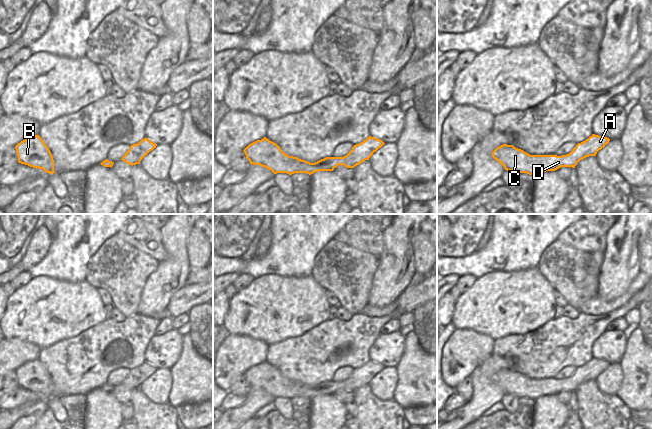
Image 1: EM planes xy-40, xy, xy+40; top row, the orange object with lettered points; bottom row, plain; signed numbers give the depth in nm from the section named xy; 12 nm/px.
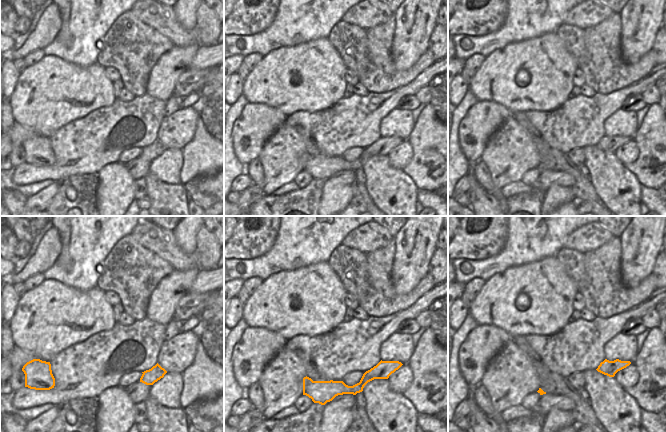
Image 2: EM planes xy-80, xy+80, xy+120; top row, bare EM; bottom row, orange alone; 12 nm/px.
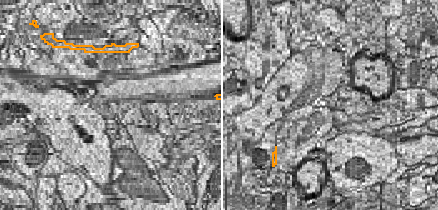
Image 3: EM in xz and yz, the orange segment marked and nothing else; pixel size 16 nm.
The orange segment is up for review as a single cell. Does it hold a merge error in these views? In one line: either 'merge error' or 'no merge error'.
no merge error

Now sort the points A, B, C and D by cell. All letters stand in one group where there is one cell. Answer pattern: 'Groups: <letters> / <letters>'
Groups: A B C D.

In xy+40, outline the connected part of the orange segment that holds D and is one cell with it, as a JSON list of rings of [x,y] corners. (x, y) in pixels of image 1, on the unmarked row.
[[[592,358],[585,365],[578,367],[567,379],[530,379],[513,369],[503,368],[492,376],[492,381],[501,387],[505,394],[527,397],[535,400],[541,396],[555,395],[561,391],[575,392],[577,387],[597,376],[610,365],[605,360]]]

